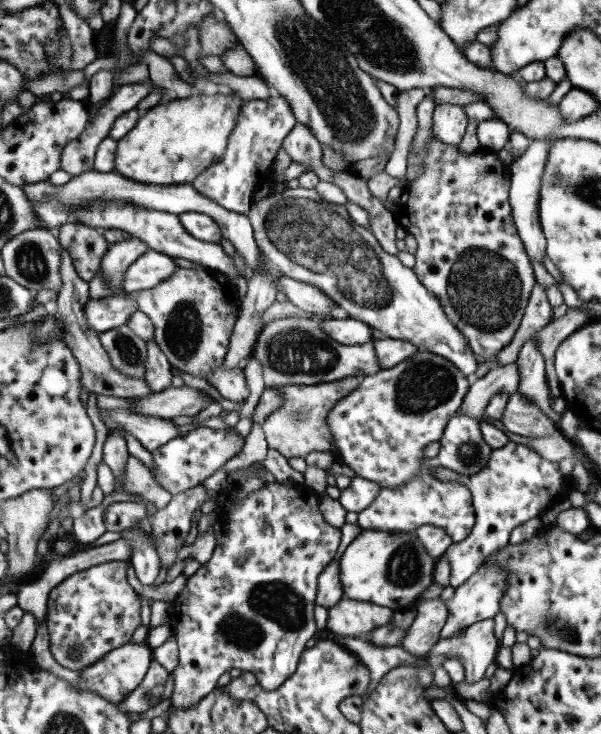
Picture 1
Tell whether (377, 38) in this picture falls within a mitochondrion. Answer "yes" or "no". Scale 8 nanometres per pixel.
yes

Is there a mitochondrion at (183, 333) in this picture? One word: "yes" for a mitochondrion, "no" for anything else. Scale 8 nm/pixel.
yes

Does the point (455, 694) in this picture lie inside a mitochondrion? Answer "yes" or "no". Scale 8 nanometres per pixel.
no

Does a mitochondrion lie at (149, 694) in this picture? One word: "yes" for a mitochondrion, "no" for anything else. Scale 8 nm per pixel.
yes

